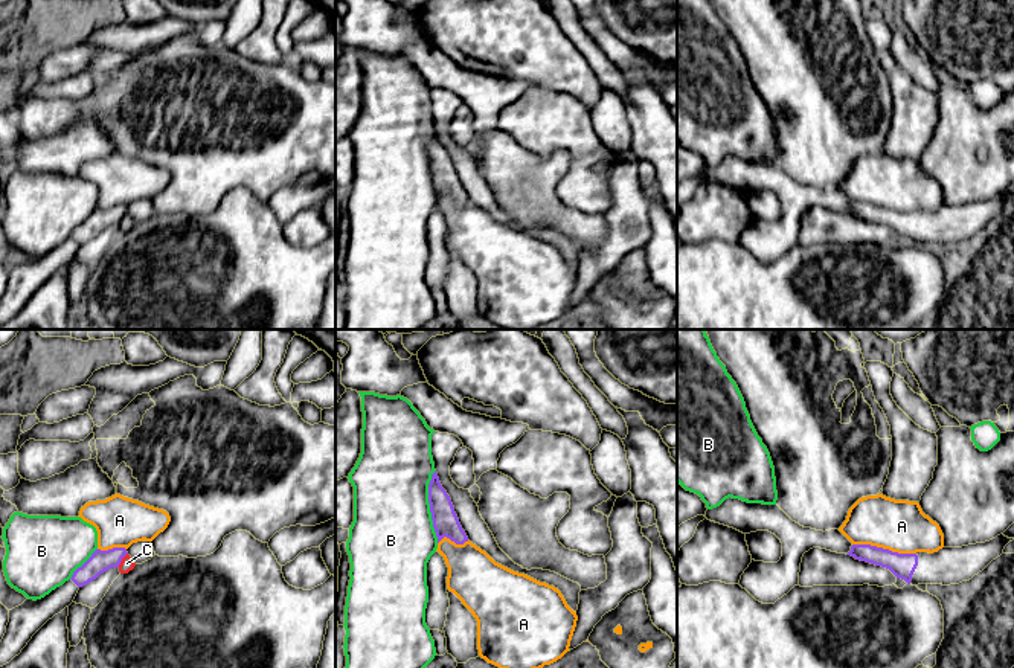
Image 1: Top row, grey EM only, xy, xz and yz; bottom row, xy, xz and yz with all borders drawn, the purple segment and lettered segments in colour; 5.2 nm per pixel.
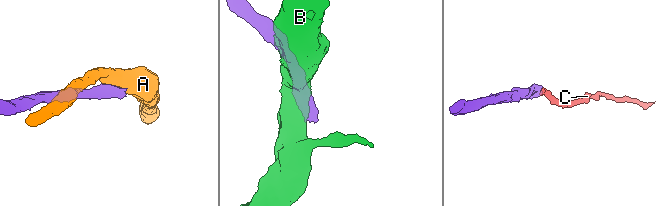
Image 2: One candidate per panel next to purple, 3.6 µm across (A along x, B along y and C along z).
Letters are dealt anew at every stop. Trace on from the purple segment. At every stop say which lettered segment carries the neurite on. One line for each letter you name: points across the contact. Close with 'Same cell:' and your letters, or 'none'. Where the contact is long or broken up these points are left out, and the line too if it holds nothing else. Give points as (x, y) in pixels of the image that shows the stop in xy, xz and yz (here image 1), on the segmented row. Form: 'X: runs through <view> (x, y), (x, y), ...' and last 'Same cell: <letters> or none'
Same cell: none

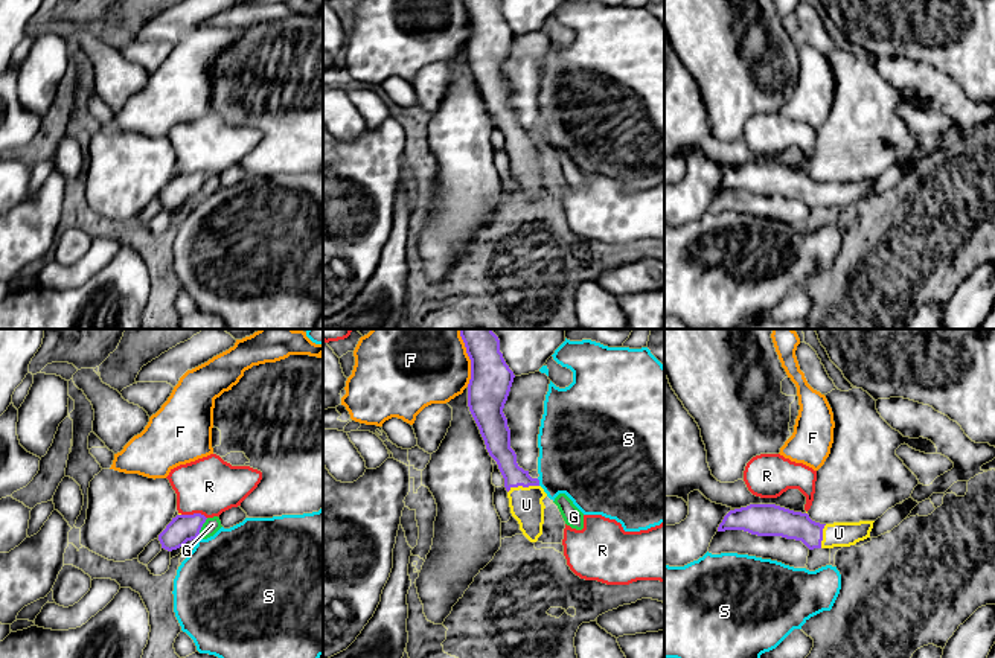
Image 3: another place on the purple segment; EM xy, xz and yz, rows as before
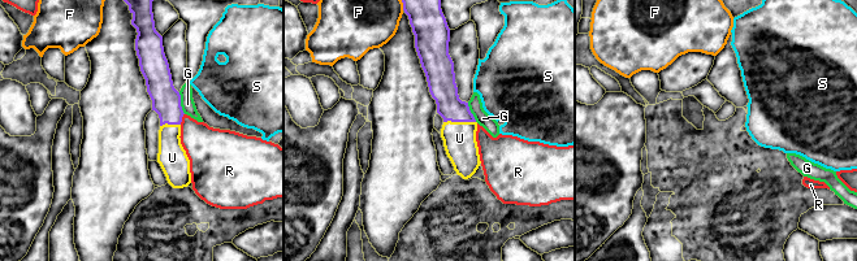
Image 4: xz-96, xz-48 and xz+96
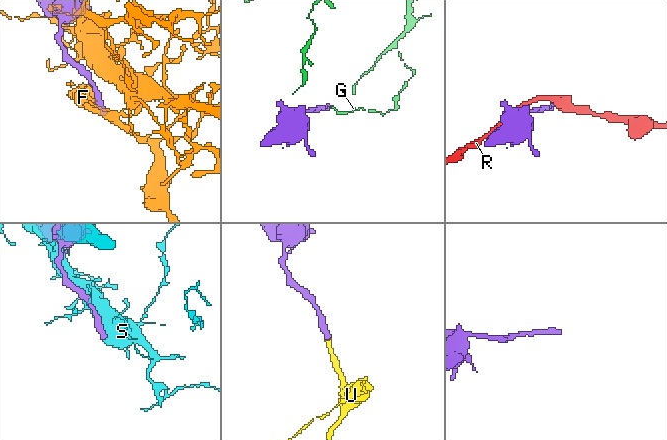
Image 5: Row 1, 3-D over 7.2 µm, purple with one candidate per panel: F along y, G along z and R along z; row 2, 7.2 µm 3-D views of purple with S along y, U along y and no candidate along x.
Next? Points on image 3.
U: runs through xz (499, 447), (511, 472), (523, 486), (526, 504)
Same cell: U

